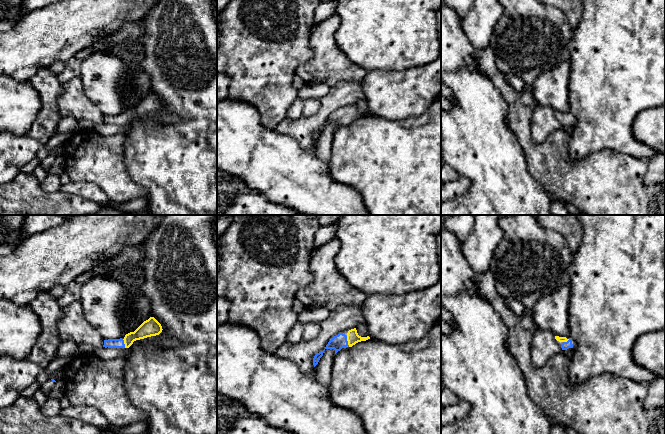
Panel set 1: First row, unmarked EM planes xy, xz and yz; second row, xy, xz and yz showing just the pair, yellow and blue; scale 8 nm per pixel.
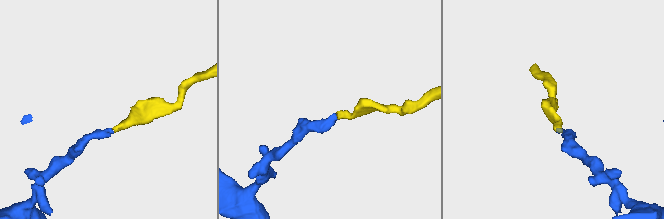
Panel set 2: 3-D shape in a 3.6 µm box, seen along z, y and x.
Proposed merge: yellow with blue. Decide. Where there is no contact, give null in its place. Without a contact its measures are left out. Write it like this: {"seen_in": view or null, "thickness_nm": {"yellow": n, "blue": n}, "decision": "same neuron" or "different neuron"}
{"seen_in": "xz", "thickness_nm": {"yellow": 100, "blue": 120}, "decision": "same neuron"}

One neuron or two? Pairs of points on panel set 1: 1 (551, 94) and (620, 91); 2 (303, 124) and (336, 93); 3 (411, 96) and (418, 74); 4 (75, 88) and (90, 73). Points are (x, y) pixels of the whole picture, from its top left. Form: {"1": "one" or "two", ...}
{"1": "two", "2": "one", "3": "one", "4": "two"}

